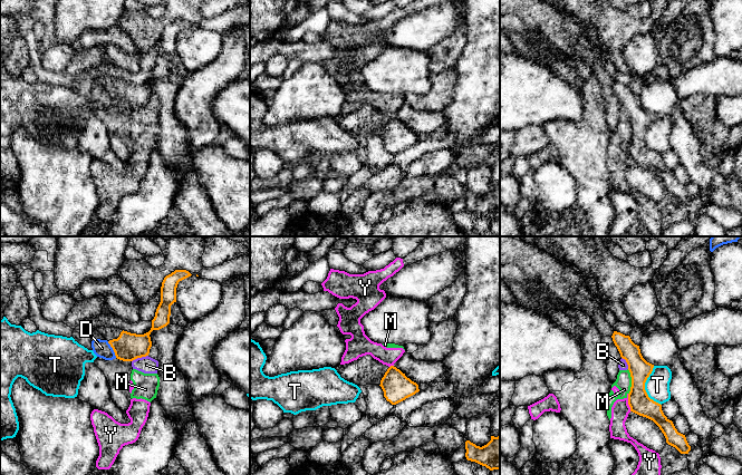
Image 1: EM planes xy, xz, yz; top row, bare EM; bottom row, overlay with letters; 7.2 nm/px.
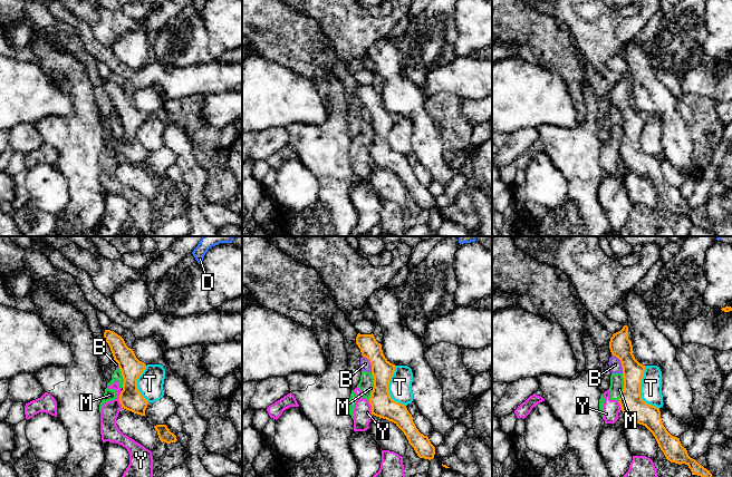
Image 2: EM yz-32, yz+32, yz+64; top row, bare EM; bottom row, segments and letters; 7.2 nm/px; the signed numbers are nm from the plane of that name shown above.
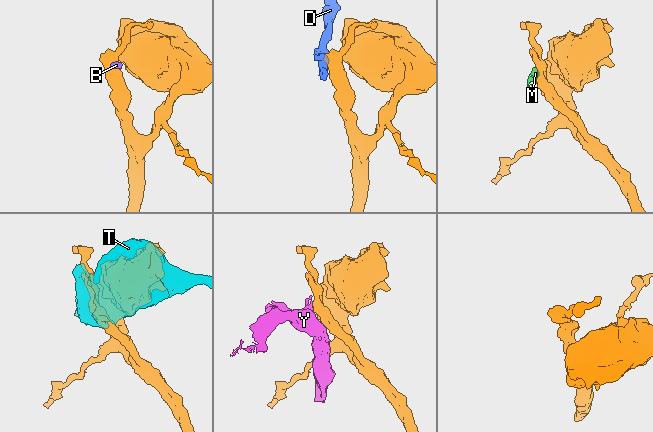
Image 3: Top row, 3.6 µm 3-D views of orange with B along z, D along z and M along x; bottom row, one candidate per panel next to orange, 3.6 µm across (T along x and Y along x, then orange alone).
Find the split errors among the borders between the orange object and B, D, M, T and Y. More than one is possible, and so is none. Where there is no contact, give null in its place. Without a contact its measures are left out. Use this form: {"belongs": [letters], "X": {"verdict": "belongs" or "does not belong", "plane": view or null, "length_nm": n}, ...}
{"belongs": [], "B": {"verdict": "does not belong", "plane": "xy", "length_nm": 130}, "D": {"verdict": "does not belong", "plane": "xy", "length_nm": 140}, "M": {"verdict": "does not belong", "plane": "yz", "length_nm": 180}, "T": {"verdict": "does not belong", "plane": "yz", "length_nm": 300}, "Y": {"verdict": "does not belong", "plane": "yz", "length_nm": 130}}

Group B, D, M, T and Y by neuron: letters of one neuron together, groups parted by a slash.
B M Y / D / T

